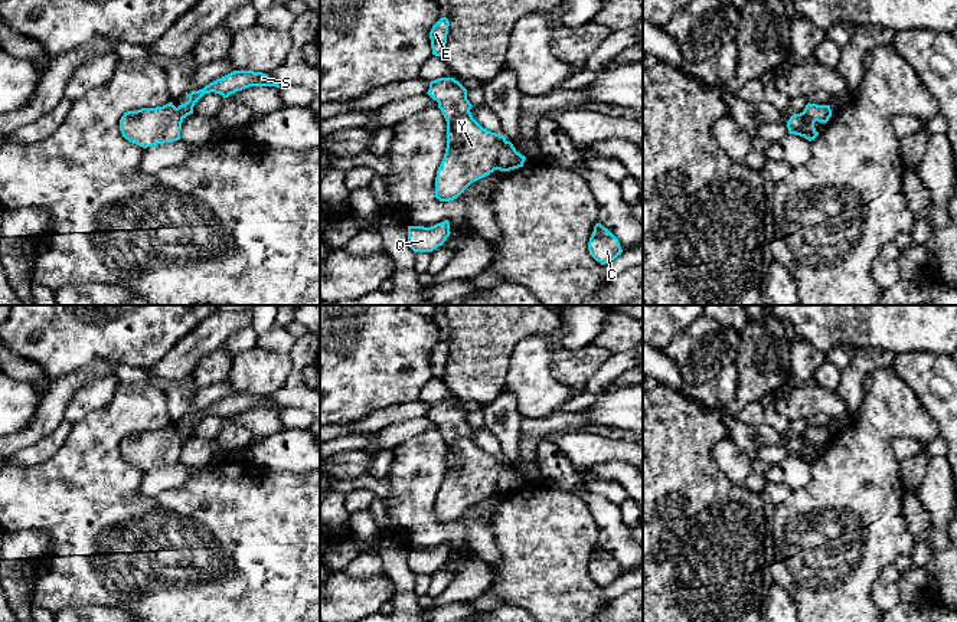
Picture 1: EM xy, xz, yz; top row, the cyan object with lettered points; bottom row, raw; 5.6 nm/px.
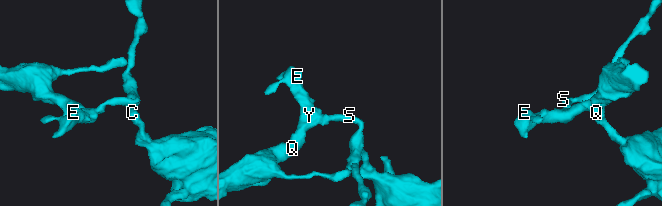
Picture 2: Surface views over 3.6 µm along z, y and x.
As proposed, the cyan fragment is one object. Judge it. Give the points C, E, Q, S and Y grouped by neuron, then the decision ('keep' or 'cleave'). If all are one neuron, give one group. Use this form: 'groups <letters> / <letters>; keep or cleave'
groups C S / E Q Y; cleave

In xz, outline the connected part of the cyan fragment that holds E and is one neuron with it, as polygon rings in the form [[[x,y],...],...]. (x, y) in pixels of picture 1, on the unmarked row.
[[[441,340],[431,351],[429,361],[431,361],[431,370],[432,377],[442,379],[445,373],[447,366],[447,357],[448,357],[448,348],[450,344],[447,340]]]

